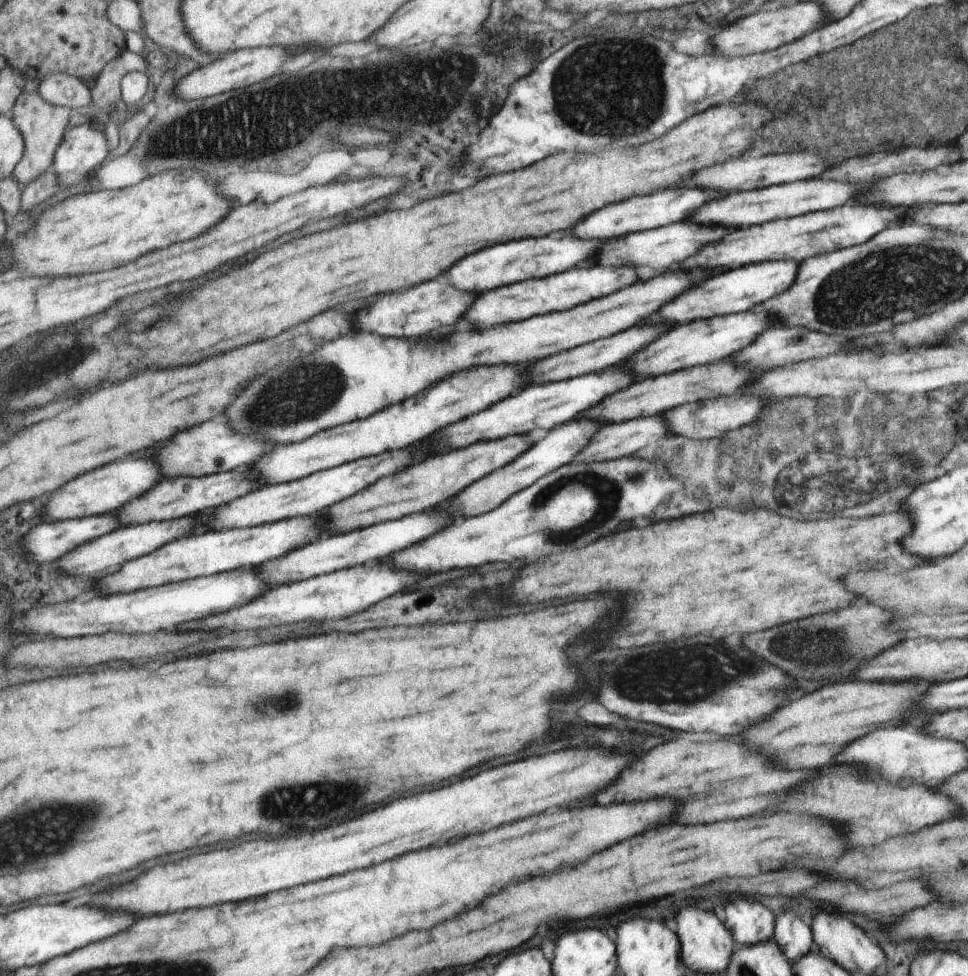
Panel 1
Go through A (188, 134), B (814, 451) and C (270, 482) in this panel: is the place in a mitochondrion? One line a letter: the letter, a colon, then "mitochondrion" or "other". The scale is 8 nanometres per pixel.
A: mitochondrion
B: mitochondrion
C: other

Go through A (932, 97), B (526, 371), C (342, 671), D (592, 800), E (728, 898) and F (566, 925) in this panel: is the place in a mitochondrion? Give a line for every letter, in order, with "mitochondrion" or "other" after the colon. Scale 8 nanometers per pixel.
A: mitochondrion
B: other
C: other
D: other
E: other
F: other

